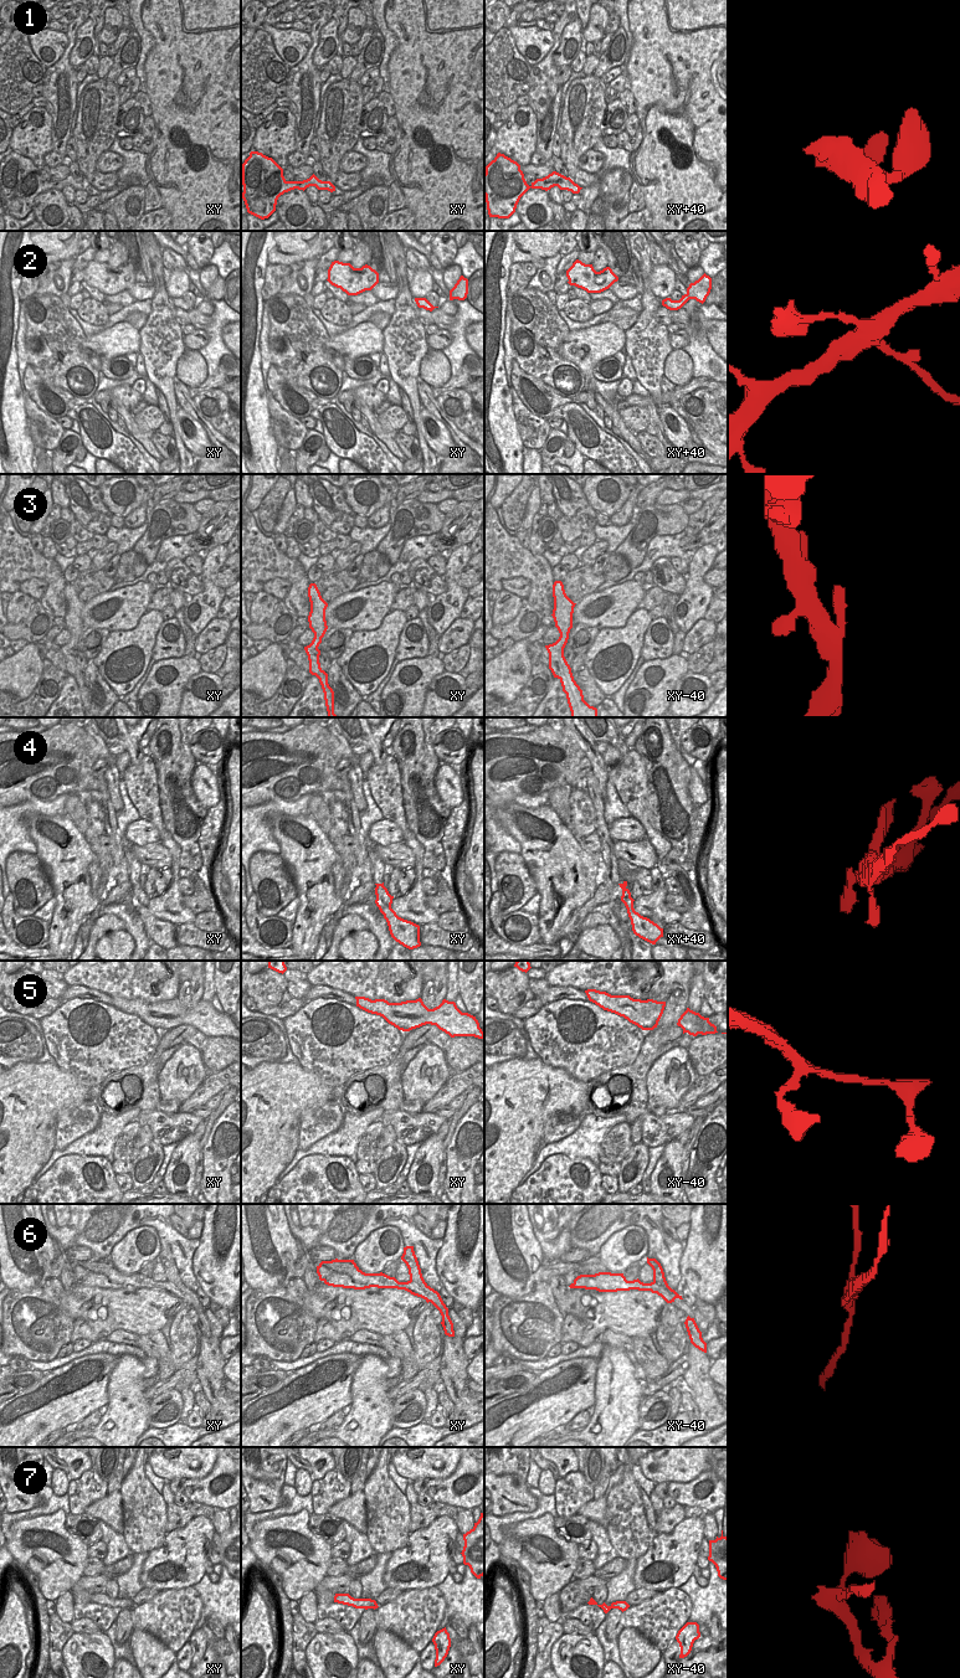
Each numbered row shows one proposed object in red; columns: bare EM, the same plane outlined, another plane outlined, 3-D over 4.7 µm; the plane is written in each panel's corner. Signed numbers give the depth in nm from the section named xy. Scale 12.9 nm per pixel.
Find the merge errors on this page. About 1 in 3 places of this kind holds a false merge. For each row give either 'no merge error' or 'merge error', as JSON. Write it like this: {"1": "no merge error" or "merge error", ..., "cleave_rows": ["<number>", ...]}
{"1": "no merge error", "2": "merge error", "3": "no merge error", "4": "no merge error", "5": "no merge error", "6": "merge error", "7": "merge error", "cleave_rows": ["2", "6", "7"]}

